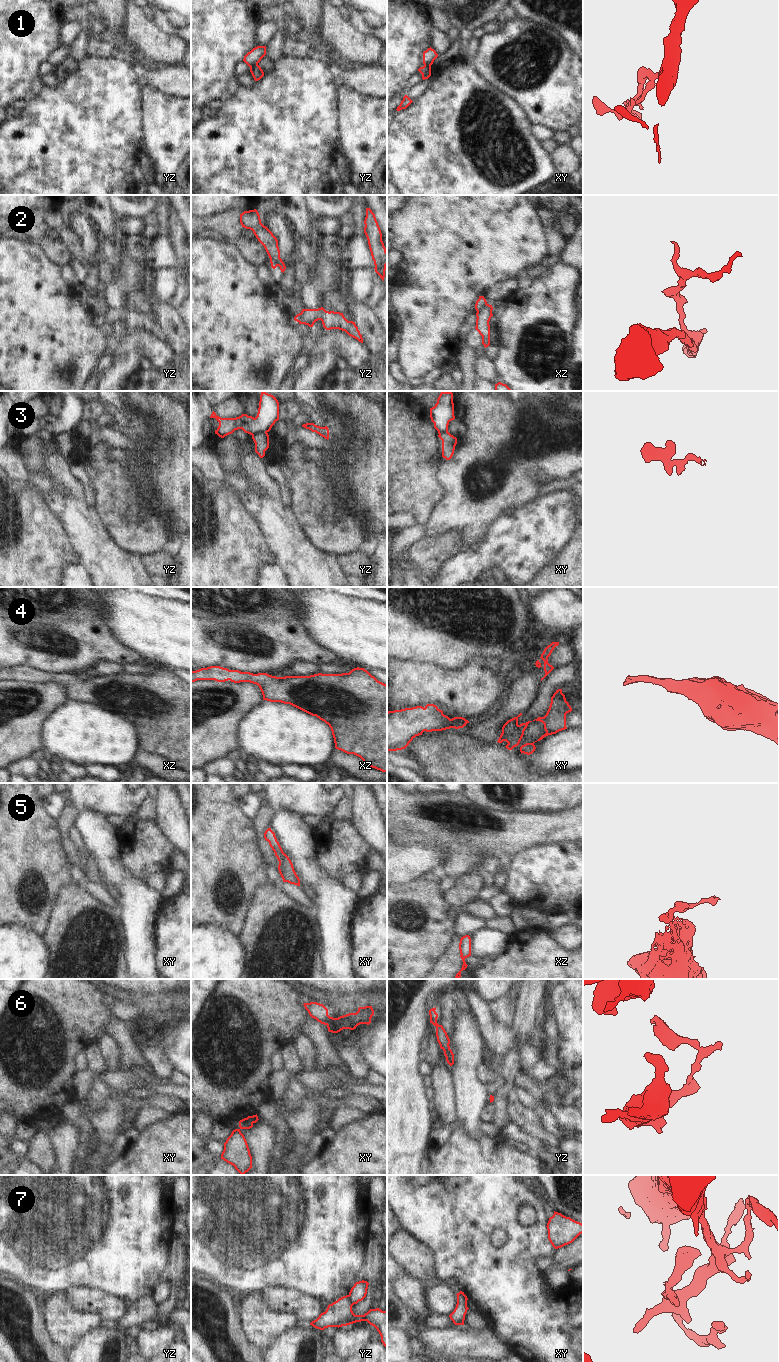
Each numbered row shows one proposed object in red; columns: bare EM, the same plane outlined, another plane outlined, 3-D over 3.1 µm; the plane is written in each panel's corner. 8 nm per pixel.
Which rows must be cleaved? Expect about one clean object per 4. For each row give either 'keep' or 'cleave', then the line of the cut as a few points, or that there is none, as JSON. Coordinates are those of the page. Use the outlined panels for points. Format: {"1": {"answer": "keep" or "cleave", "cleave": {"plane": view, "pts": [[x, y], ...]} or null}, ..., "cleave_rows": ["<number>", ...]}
{"1": {"answer": "cleave", "cleave": {"plane": "yz", "pts": [[257, 64], [250, 68]]}}, "2": {"answer": "cleave", "cleave": {"plane": "xz", "pts": [[486, 303], [477, 312]]}}, "3": {"answer": "cleave", "cleave": {"plane": "yz", "pts": [[266, 431], [260, 431], [252, 436]]}}, "4": {"answer": "keep", "cleave": null}, "5": {"answer": "cleave", "cleave": {"plane": "xz", "pts": [[461, 954], [465, 957]]}}, "6": {"answer": "cleave", "cleave": {"plane": "xy", "pts": [[330, 1017], [326, 1024]]}}, "7": {"answer": "cleave", "cleave": {"plane": "yz", "pts": [[347, 1295], [353, 1304]]}}, "cleave_rows": ["1", "2", "3", "5", "6", "7"]}

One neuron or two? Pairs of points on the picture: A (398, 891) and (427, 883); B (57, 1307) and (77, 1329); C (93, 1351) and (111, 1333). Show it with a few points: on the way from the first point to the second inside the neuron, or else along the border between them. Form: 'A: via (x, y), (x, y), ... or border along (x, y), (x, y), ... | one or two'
A: via (405, 891), (420, 890) | one
B: via (60, 1312), (72, 1324) | one
C: via (97, 1347), (107, 1337) | one

